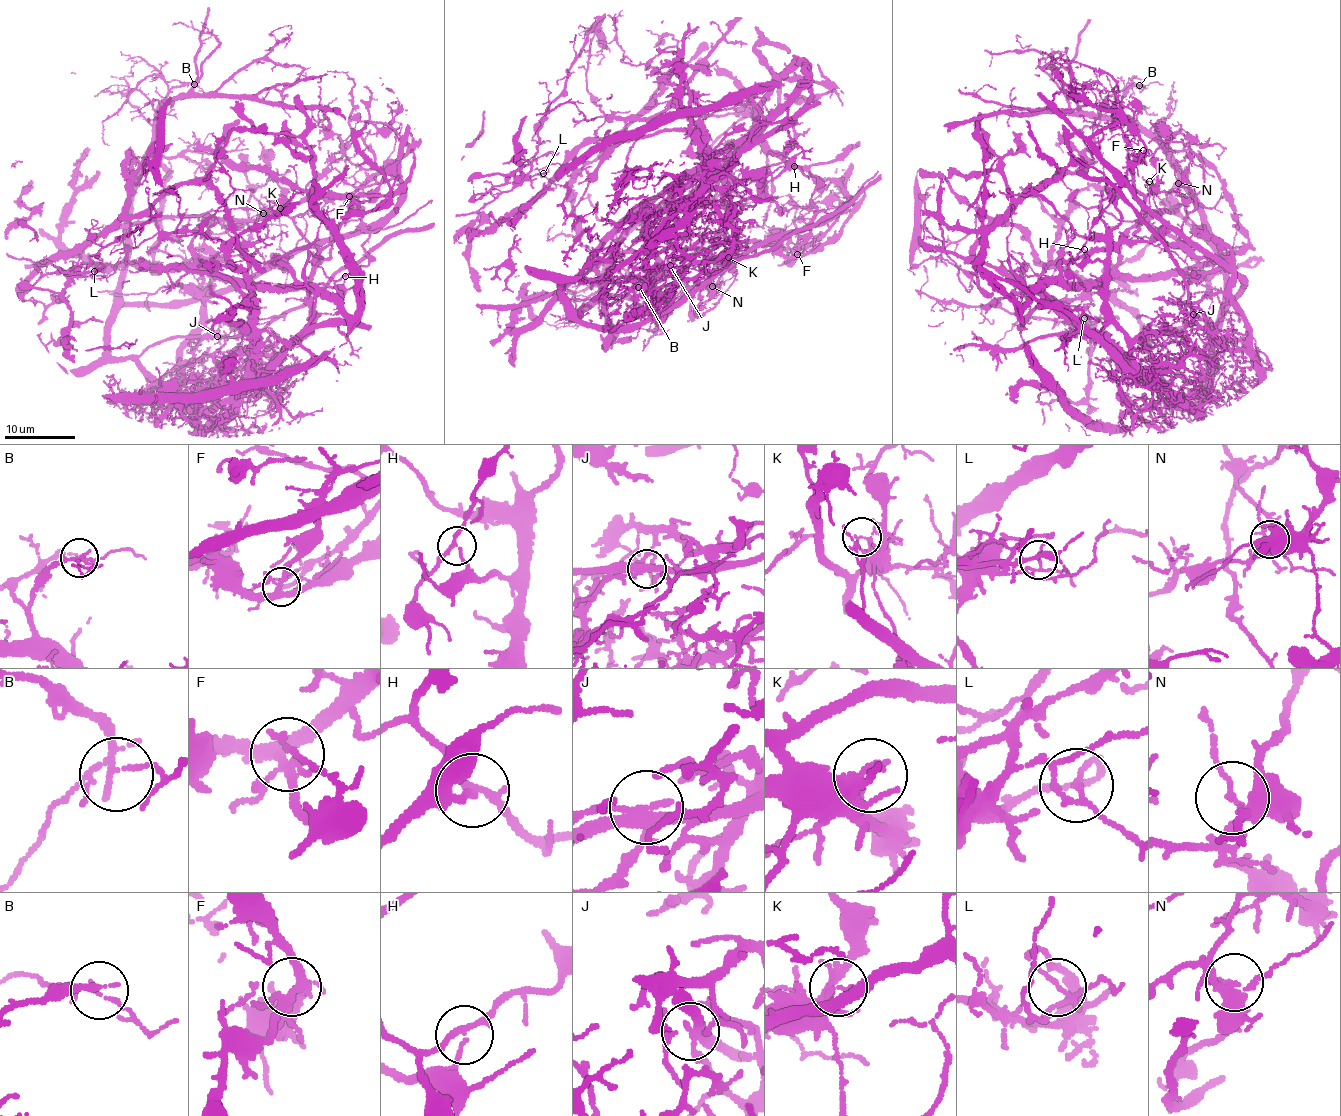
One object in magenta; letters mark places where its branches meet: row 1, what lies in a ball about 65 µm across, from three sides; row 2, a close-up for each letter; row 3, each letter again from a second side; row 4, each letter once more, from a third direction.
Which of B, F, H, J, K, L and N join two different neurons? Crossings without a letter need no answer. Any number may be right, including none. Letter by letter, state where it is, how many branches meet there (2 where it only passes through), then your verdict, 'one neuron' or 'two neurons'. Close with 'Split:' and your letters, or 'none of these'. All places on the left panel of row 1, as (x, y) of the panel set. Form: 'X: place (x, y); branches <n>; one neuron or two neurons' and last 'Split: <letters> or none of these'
B: place (194, 84); branches 4; one neuron
F: place (349, 196); branches 5; one neuron
H: place (345, 276); branches 3; two neurons
J: place (217, 336); branches 5; two neurons
K: place (280, 208); branches 2; two neurons
L: place (94, 271); branches 4; two neurons
N: place (263, 213); branches 3; one neuron
Split: H, J, K, L

